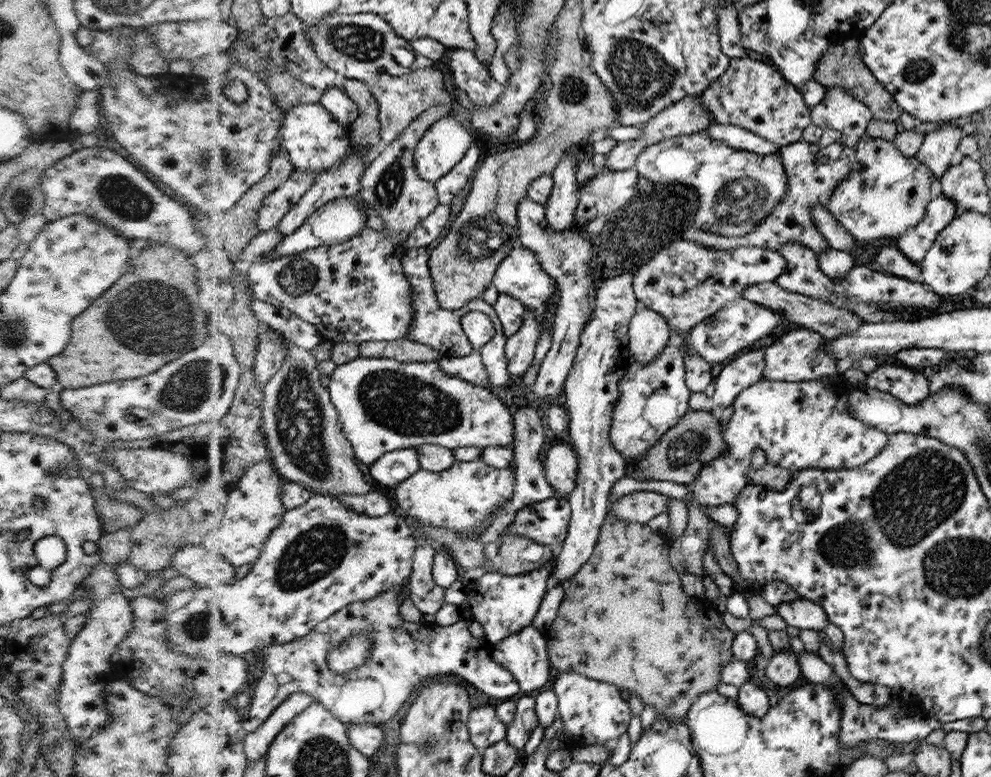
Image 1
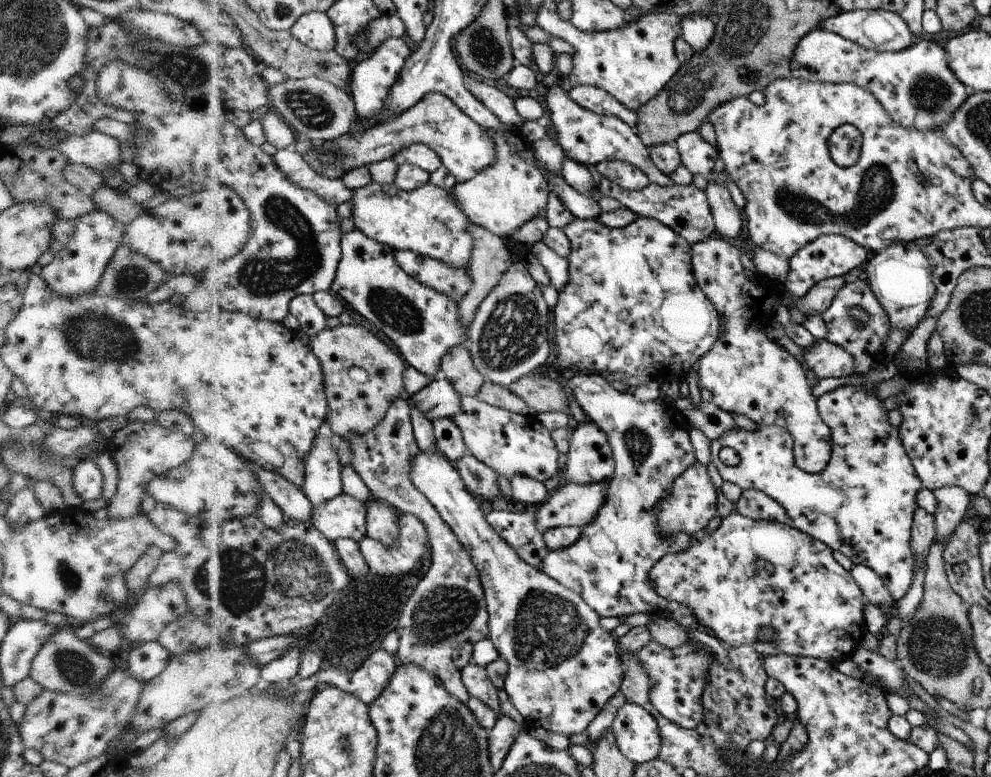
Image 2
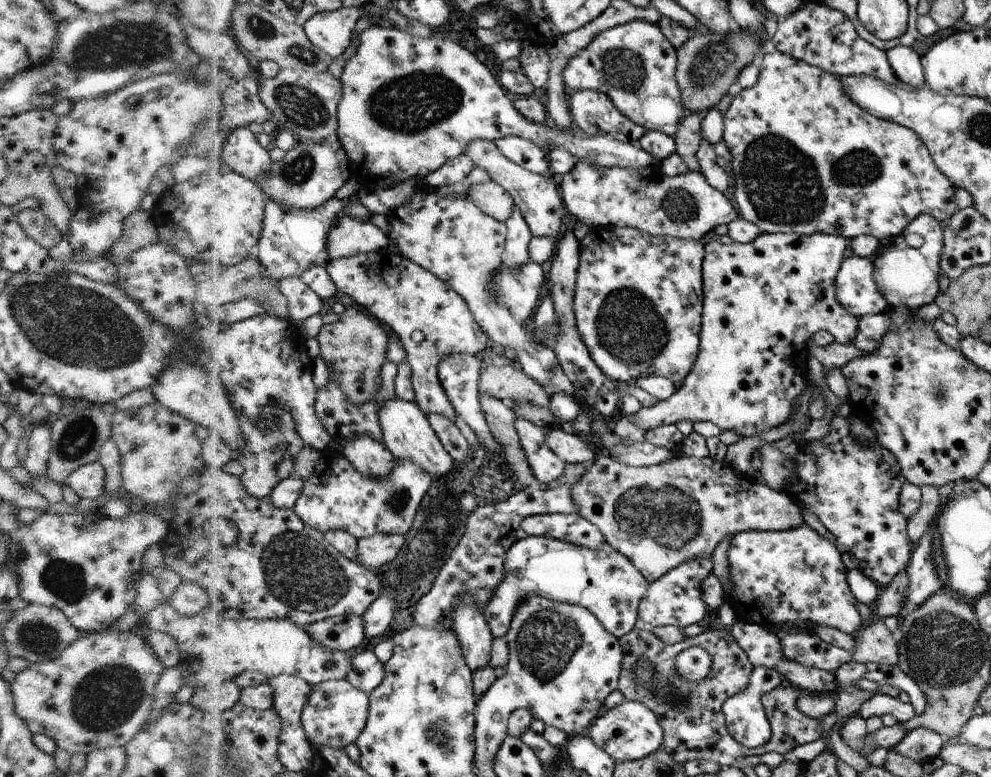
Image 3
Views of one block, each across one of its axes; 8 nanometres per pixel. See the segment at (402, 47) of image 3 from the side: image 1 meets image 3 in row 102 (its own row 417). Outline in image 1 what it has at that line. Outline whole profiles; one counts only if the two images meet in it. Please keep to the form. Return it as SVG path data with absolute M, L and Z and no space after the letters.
M358 357L339 366L330 380L333 403L339 408L347 437L364 467L374 464L385 454L396 450L441 444L457 450L458 447L506 447L513 444L516 424L512 424L510 410L488 388L476 386L466 379L448 374L440 361L400 362L394 358Z

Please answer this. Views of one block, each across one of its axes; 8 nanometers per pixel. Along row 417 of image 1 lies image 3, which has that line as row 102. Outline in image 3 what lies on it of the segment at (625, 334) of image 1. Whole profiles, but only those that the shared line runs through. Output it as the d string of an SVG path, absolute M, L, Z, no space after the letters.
M578 90L573 96L569 97L569 106L574 126L582 129L587 136L609 135L620 142L637 144L637 140L646 131L642 125L632 122L625 114L622 114L609 96L601 91Z

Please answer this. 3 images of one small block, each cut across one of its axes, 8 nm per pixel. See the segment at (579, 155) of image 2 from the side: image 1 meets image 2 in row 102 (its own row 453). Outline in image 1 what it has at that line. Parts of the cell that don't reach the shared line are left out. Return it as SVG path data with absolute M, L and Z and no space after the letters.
M569 442L550 447L543 463L546 478L555 488L554 497L568 497L577 479L578 455L574 447Z

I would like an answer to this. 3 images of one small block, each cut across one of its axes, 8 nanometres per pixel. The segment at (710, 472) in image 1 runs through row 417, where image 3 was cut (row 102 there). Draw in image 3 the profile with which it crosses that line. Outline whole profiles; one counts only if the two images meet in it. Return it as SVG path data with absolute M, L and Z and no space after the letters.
M773 50L766 54L760 67L760 78L750 88L735 88L732 102L723 116L723 140L732 154L732 171L735 175L734 196L740 210L739 215L748 222L756 224L762 233L796 233L800 236L811 234L829 234L842 236L846 240L858 237L859 235L872 235L878 240L898 236L902 230L906 230L915 218L922 214L932 216L936 222L946 220L947 222L957 213L957 199L954 198L954 190L957 189L950 178L941 171L941 168L934 162L929 148L922 142L917 132L910 130L910 127L902 126L890 120L878 118L870 114L848 94L842 86L838 75L830 74L810 63L792 58L789 54L782 54Z

